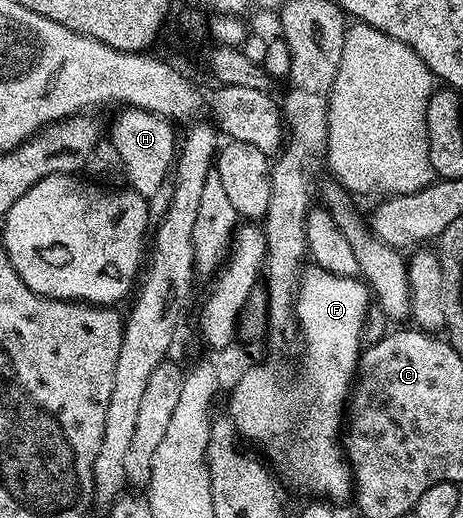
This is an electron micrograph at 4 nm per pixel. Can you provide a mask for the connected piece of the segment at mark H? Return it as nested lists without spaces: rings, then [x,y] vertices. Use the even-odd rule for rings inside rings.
[[[129,106],[112,125],[112,134],[110,134],[111,143],[121,155],[123,170],[128,170],[132,177],[131,188],[140,195],[150,197],[155,191],[161,190],[165,186],[164,178],[169,178],[170,172],[174,167],[174,160],[178,154],[178,131],[176,131],[171,122],[165,119],[163,115],[155,115],[153,111],[141,111],[138,107]]]

